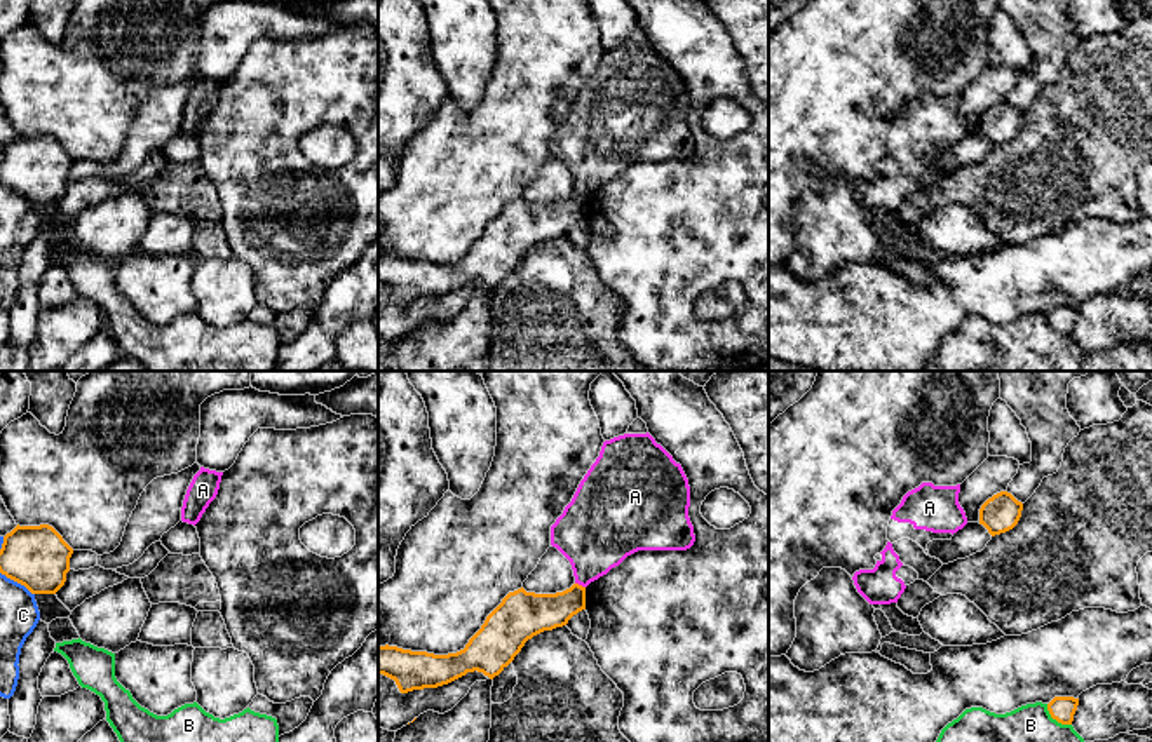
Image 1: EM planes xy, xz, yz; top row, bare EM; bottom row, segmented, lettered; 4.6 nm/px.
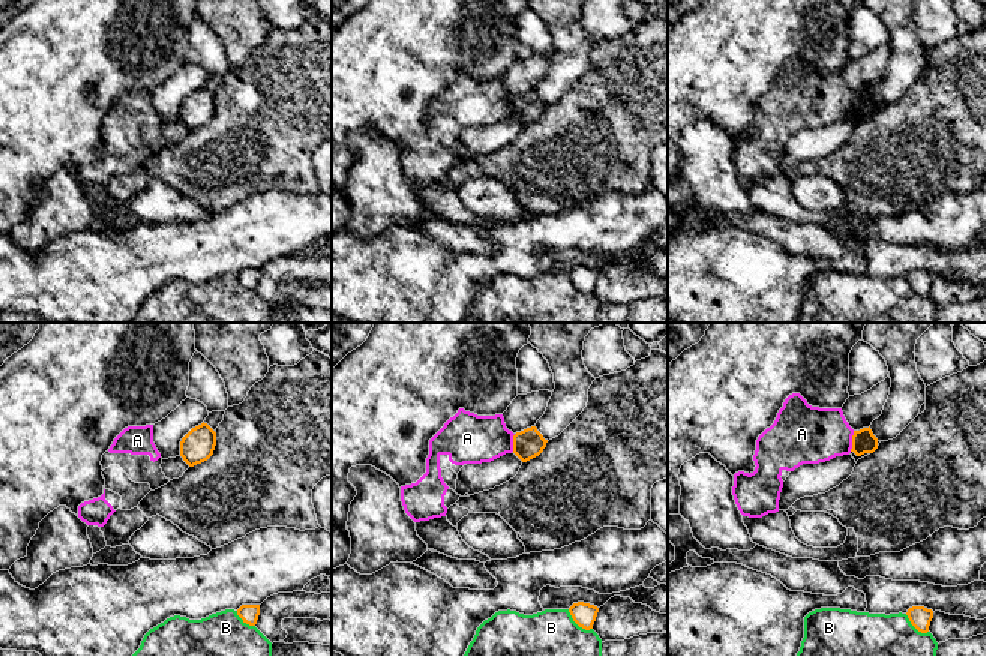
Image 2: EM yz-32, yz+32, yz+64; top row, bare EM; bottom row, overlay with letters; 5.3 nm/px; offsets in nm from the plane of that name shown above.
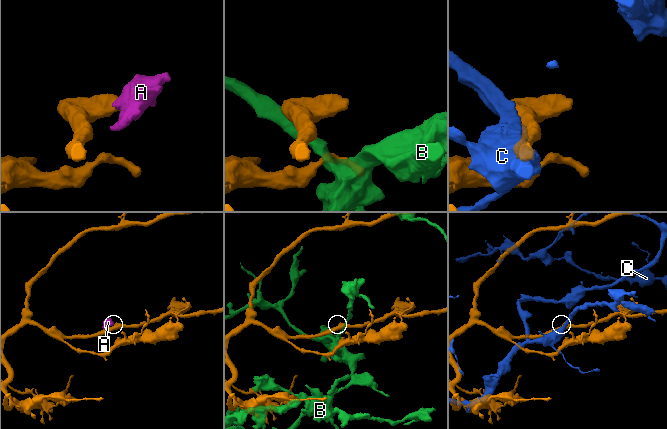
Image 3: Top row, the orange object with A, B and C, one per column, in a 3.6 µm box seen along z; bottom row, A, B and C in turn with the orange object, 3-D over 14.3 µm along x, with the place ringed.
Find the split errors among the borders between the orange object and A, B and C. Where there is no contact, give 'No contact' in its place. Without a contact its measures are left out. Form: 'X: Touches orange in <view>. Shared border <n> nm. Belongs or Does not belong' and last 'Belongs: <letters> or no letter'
A: Touches orange in xz. Shared border 50 nm. Does not belong
B: Touches orange in yz. Shared border 160 nm. Does not belong
C: Touches orange in xy. Shared border 190 nm. Does not belong
Belongs: no letter

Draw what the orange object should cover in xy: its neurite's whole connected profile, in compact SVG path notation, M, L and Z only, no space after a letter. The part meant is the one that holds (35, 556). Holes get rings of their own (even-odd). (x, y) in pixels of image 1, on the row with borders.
M49 524L16 526L3 536L0 573L31 594L56 594L66 582L73 549Z

